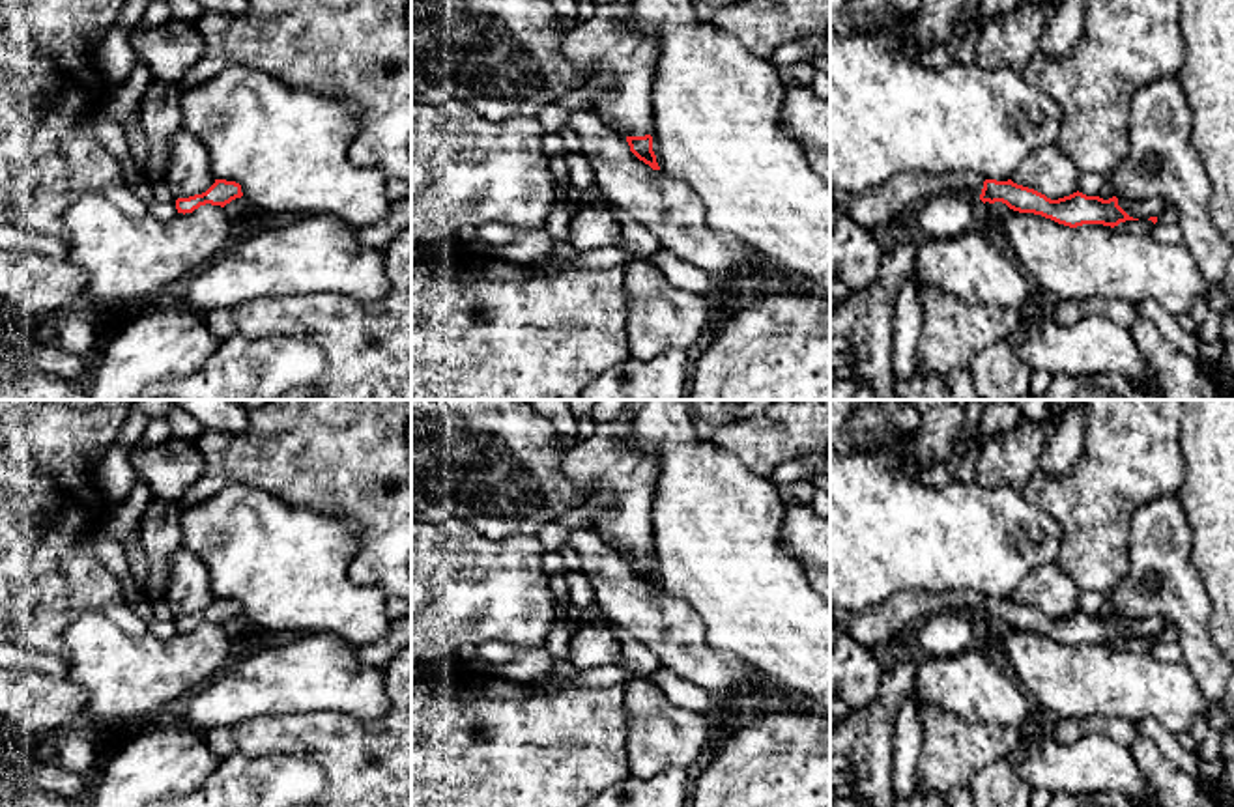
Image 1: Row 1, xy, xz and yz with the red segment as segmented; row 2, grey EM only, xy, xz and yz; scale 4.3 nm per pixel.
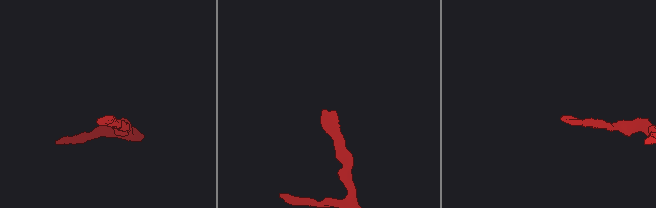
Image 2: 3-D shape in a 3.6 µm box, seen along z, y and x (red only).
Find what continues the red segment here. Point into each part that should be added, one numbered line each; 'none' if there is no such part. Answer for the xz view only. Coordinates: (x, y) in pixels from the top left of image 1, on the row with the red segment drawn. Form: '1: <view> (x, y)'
1: xz (625, 101)

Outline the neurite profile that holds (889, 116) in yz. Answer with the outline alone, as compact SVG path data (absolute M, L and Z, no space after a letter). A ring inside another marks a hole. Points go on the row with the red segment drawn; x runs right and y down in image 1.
M830 35L830 187L838 192L862 192L901 174L976 174L983 181L1008 181L1032 151L1056 142L1060 123L1060 105L1008 67L982 69L955 60L929 69L888 52L873 37Z

